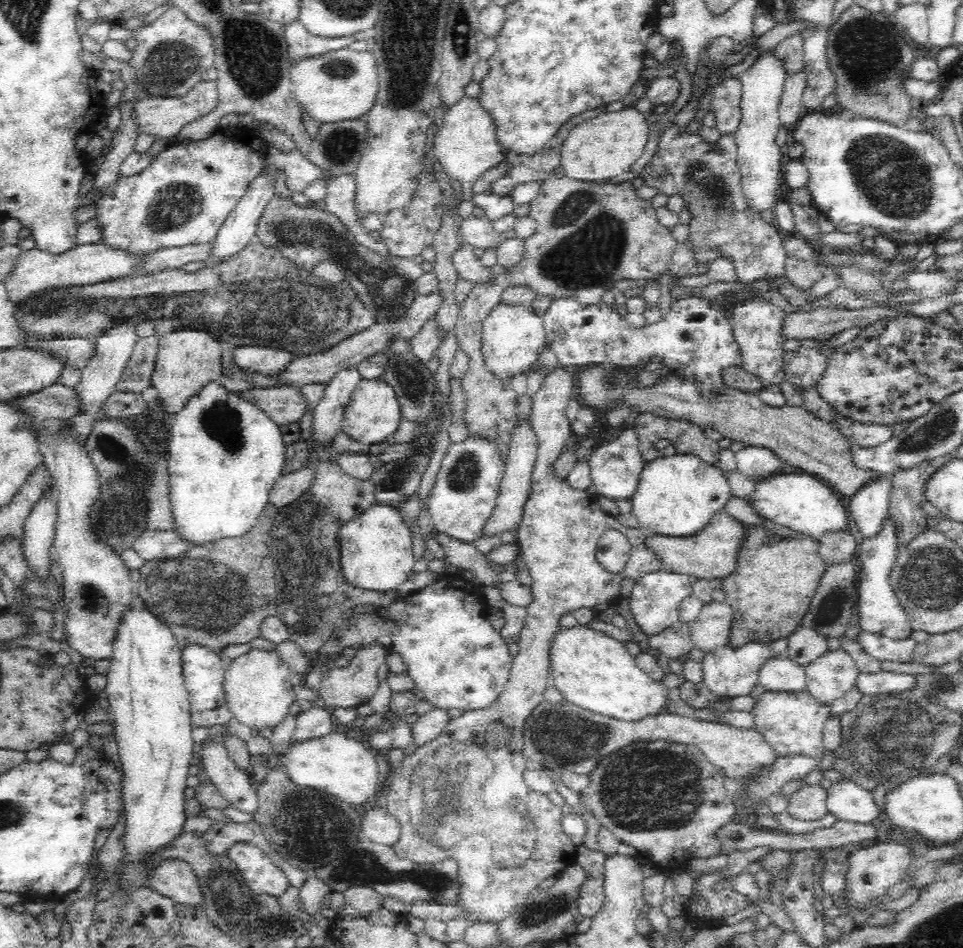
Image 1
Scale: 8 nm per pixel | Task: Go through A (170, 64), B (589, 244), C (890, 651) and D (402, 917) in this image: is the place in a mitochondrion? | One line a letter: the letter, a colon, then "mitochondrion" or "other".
A: mitochondrion
B: mitochondrion
C: other
D: other

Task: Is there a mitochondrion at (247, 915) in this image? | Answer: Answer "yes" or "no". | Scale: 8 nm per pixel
yes

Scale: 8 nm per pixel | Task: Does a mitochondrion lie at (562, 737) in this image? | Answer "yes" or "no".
yes

